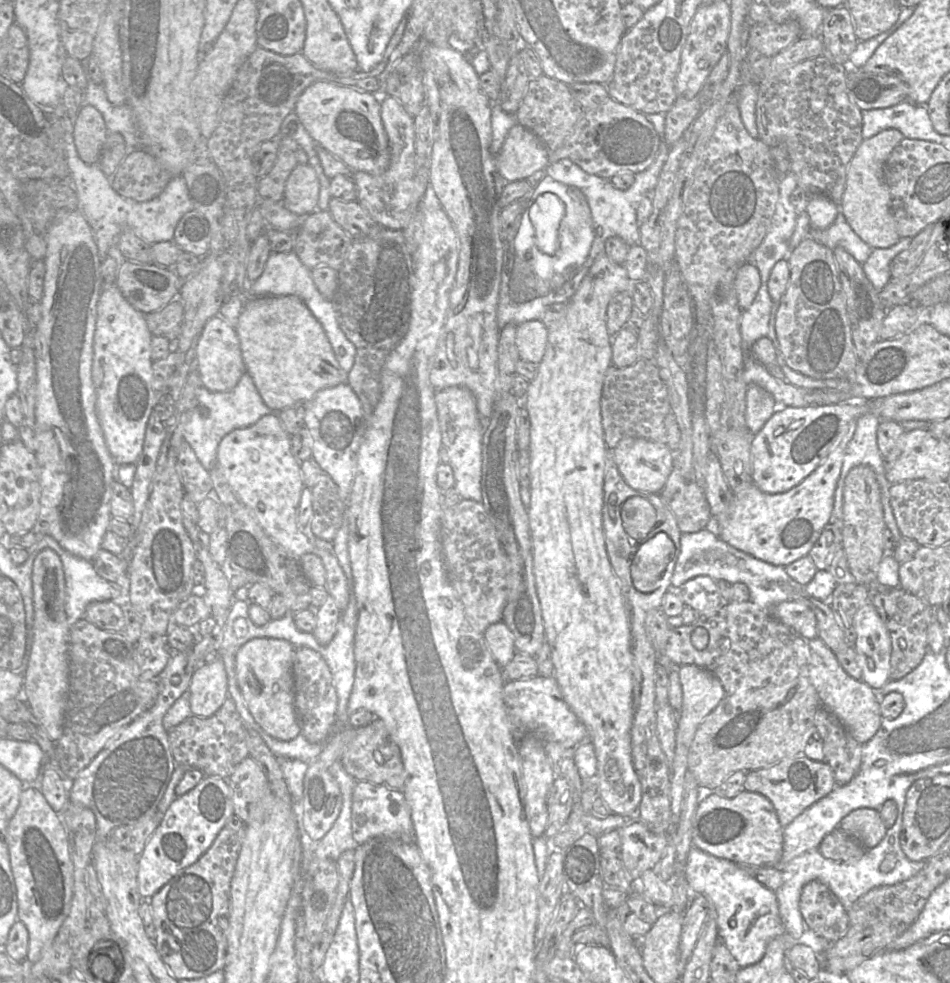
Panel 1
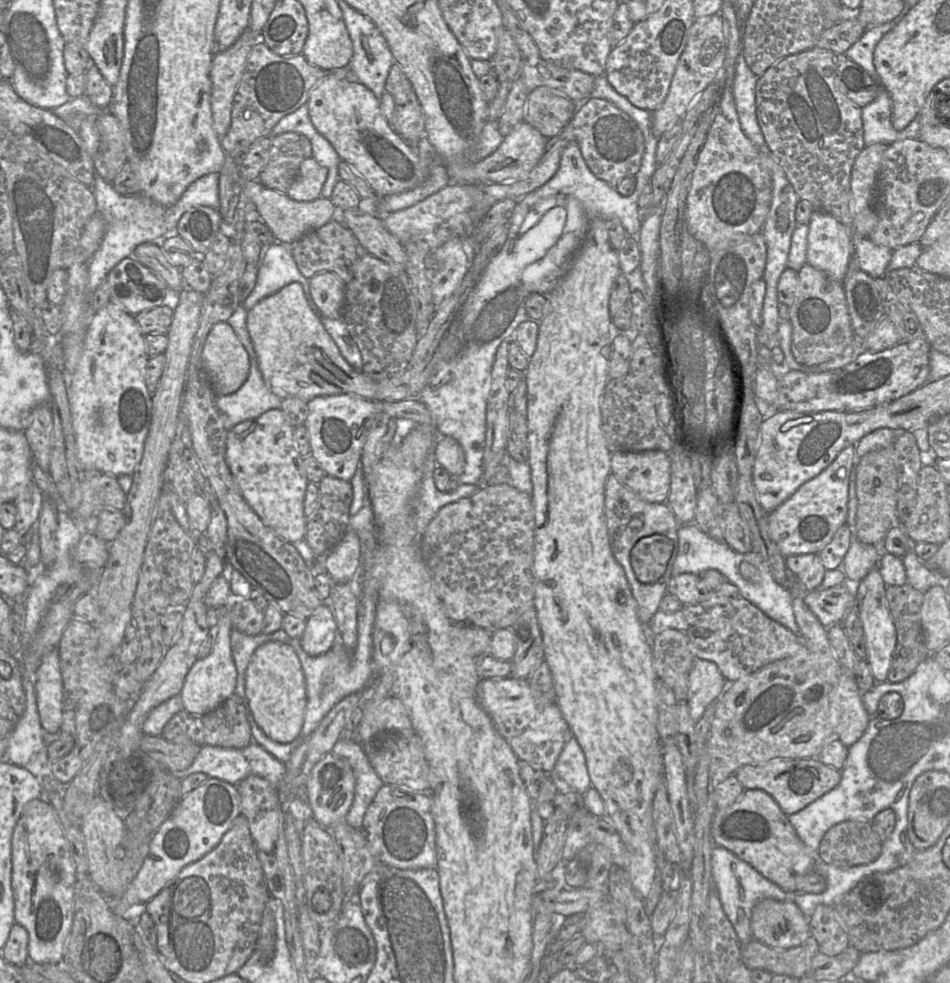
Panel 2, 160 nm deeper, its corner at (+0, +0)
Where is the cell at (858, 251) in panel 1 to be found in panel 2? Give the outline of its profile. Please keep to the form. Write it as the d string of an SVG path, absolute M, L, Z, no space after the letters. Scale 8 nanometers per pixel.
M852 233L853 259L858 267L877 279L886 274L888 264L892 257L891 249L874 244L868 238Z

